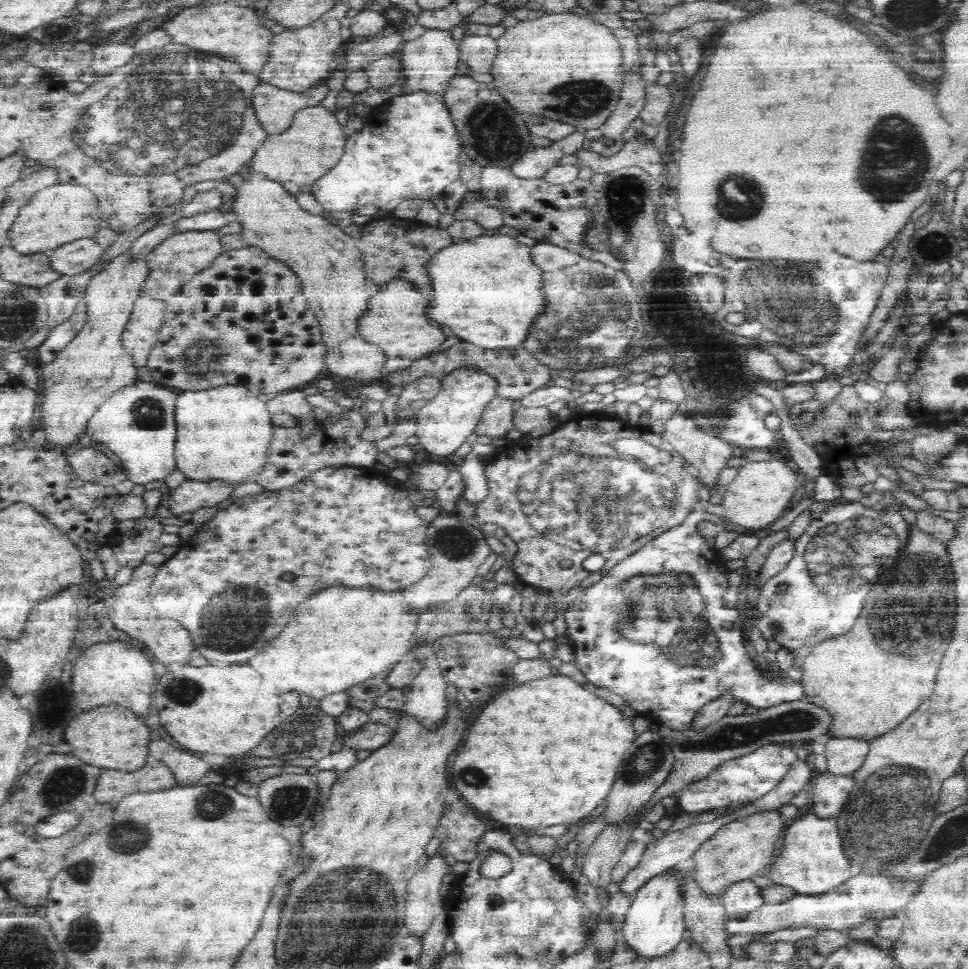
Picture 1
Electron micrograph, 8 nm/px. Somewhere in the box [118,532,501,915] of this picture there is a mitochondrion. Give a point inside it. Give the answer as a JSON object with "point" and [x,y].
{"point":[238,619]}

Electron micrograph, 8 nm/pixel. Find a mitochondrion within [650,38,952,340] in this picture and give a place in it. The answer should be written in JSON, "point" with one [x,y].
{"point":[897,156]}

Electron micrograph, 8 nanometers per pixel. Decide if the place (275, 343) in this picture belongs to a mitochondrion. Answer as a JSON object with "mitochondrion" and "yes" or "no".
{"mitochondrion":"no"}

